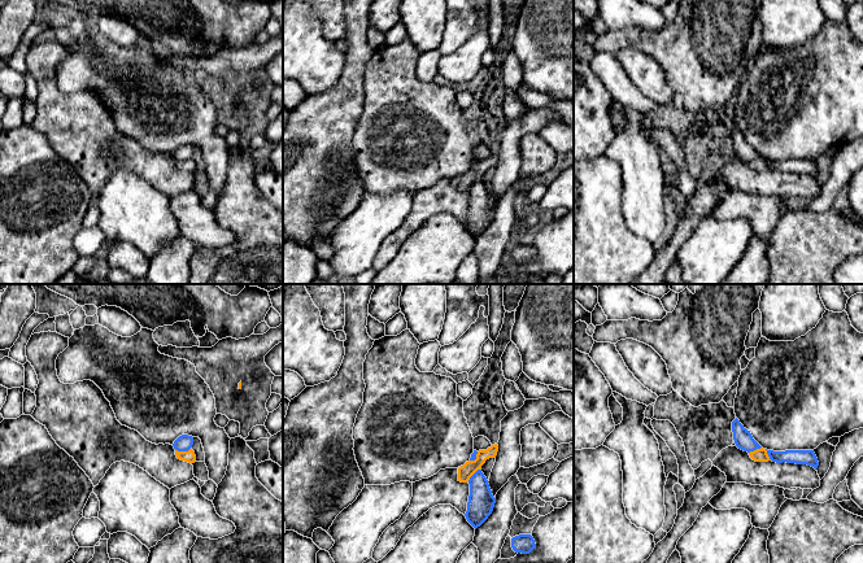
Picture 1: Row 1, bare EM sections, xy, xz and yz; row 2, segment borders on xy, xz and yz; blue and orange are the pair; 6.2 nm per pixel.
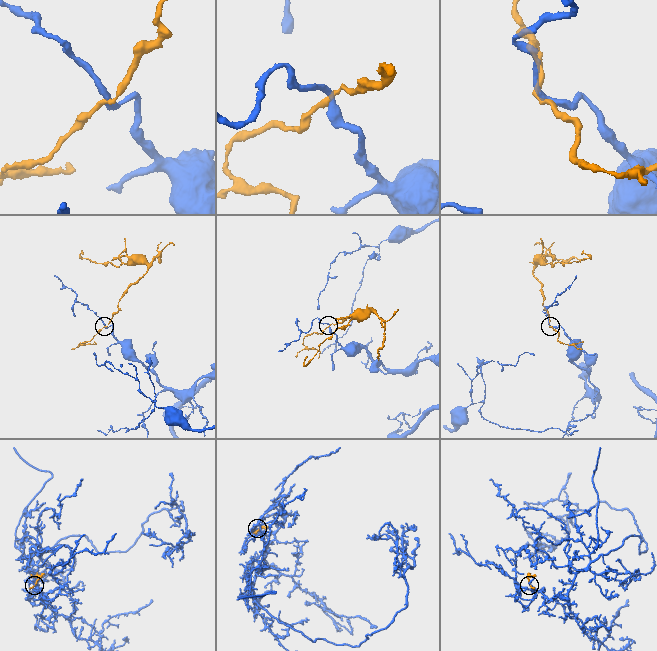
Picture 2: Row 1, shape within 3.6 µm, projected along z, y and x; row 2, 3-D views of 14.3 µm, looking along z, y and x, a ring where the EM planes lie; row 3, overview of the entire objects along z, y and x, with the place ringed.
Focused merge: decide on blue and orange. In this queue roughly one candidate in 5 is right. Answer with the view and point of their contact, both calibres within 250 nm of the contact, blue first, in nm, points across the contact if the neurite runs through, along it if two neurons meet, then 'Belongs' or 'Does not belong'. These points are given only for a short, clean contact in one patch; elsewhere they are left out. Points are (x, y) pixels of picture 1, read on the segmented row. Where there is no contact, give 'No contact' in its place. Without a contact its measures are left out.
Touches blue at xy (182, 450). Thickness 100 nm (blue) against 70 nm. Boundary: xy (190, 448), (187, 450), (175, 450). Does not belong

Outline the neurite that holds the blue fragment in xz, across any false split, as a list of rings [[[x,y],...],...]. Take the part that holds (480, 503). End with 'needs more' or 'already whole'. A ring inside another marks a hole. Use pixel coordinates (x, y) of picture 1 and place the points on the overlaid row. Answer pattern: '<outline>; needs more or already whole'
[[[478,470],[470,477],[468,484],[470,496],[465,516],[467,521],[476,529],[492,514],[496,498],[493,497],[488,480],[481,470]]]; already whole

